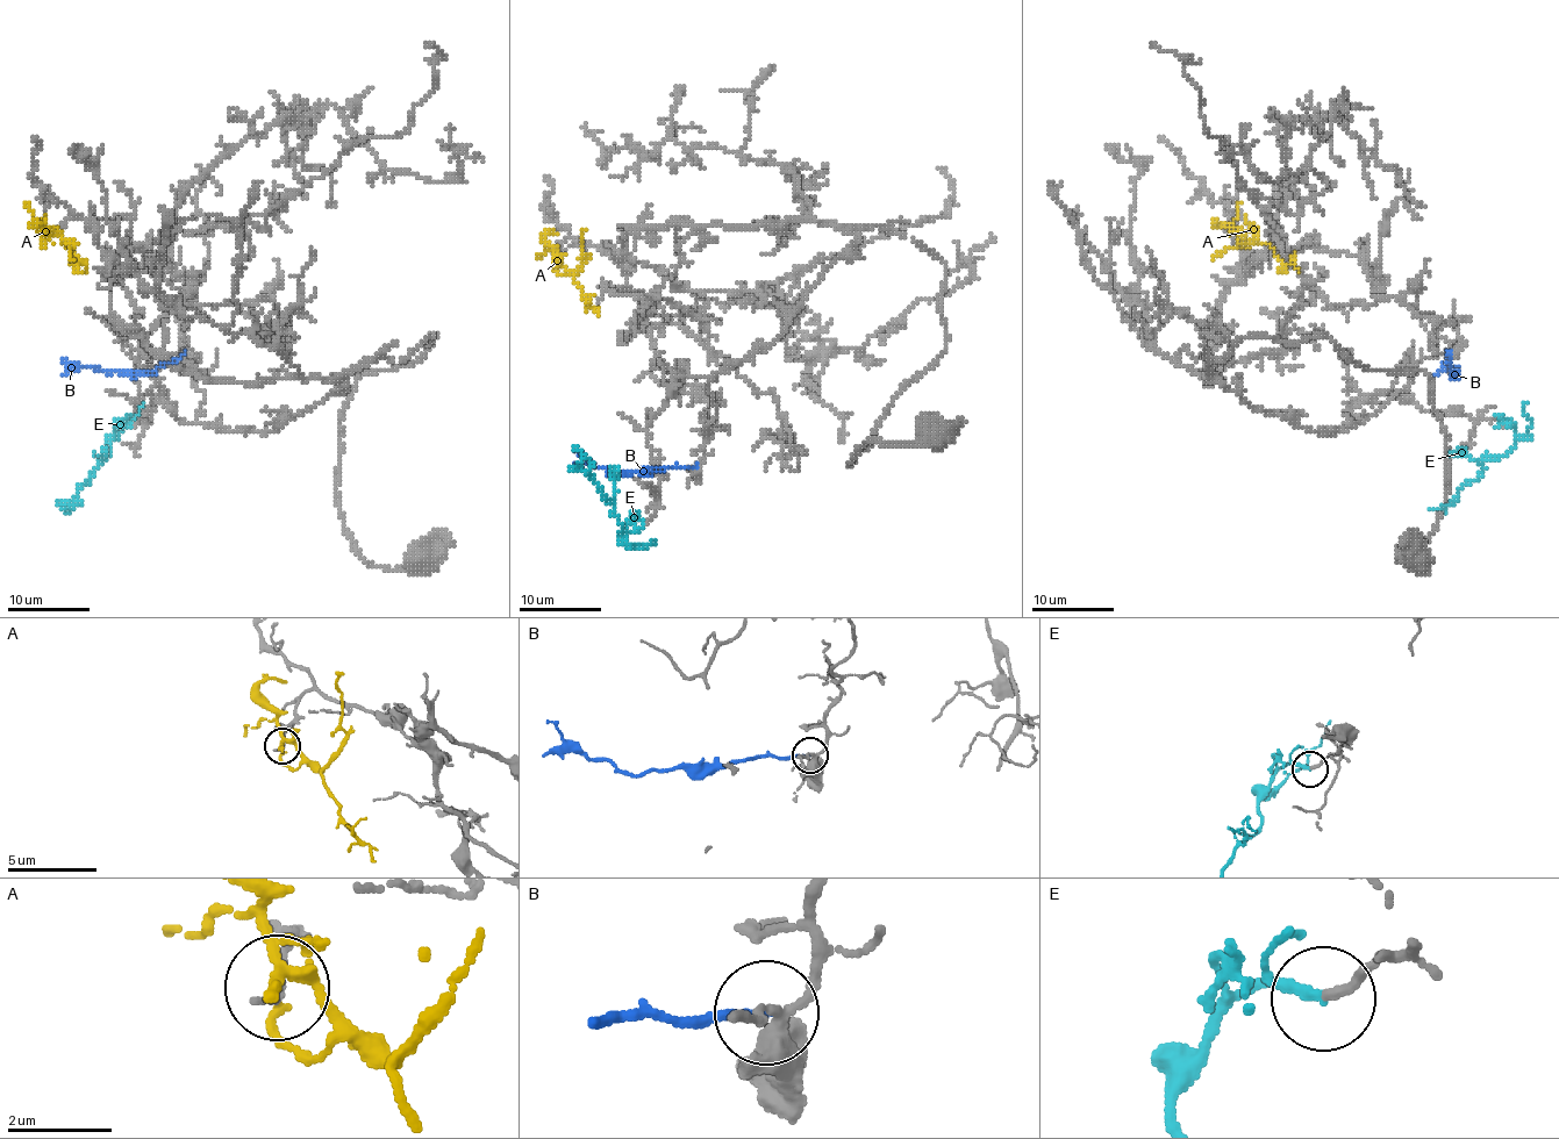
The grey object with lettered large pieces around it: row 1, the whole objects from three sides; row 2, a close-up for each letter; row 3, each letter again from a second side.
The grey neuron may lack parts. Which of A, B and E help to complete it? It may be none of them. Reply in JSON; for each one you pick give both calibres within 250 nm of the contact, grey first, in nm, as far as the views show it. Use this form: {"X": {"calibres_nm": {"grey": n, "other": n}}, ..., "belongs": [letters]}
{"E": {"calibres_nm": {"grey": 170, "other": 160}}, "belongs": ["E"]}

